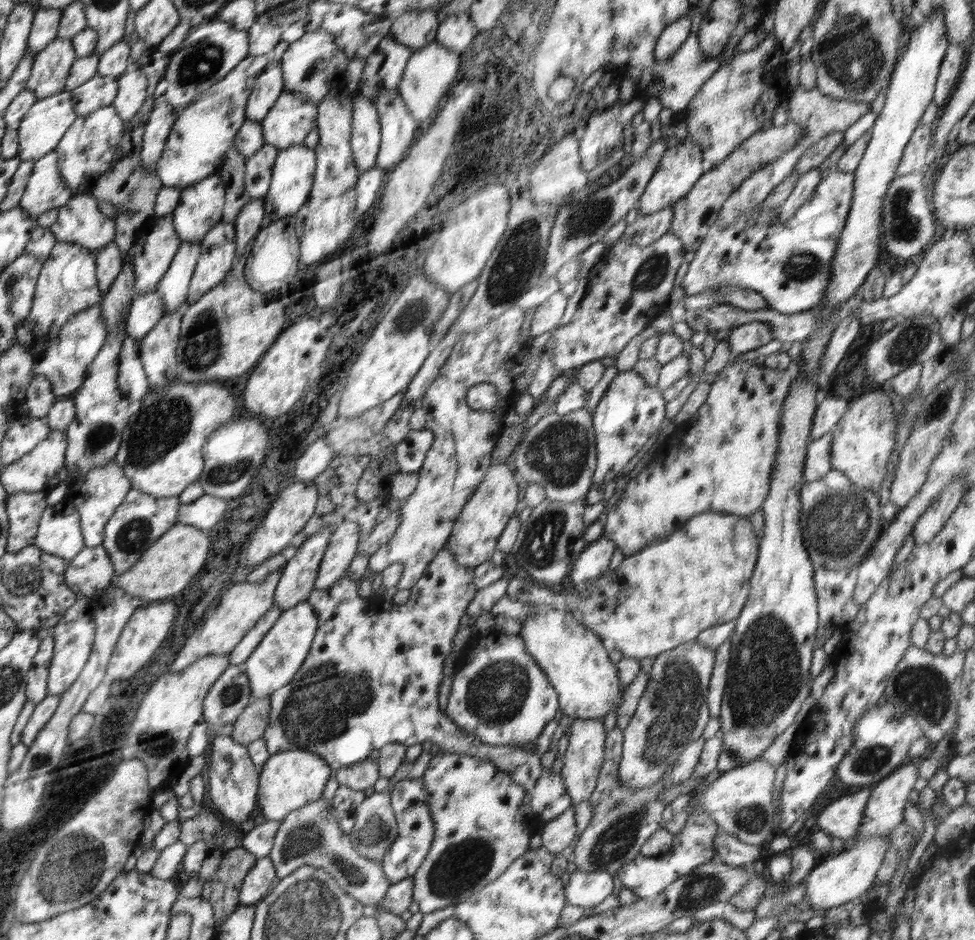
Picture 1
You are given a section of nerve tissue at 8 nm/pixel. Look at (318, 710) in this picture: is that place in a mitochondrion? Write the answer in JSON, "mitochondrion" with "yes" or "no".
{"mitochondrion":"yes"}

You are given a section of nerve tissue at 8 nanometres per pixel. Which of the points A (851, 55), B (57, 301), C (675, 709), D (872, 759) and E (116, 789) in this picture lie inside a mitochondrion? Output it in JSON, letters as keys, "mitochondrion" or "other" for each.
{"A":"mitochondrion","B":"mitochondrion","C":"mitochondrion","D":"mitochondrion","E":"other"}

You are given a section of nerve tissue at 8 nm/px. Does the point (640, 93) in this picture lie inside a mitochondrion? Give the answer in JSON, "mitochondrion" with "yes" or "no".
{"mitochondrion":"no"}

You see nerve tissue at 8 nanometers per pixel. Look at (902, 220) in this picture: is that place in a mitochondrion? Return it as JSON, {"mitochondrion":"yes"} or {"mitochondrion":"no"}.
{"mitochondrion":"yes"}

